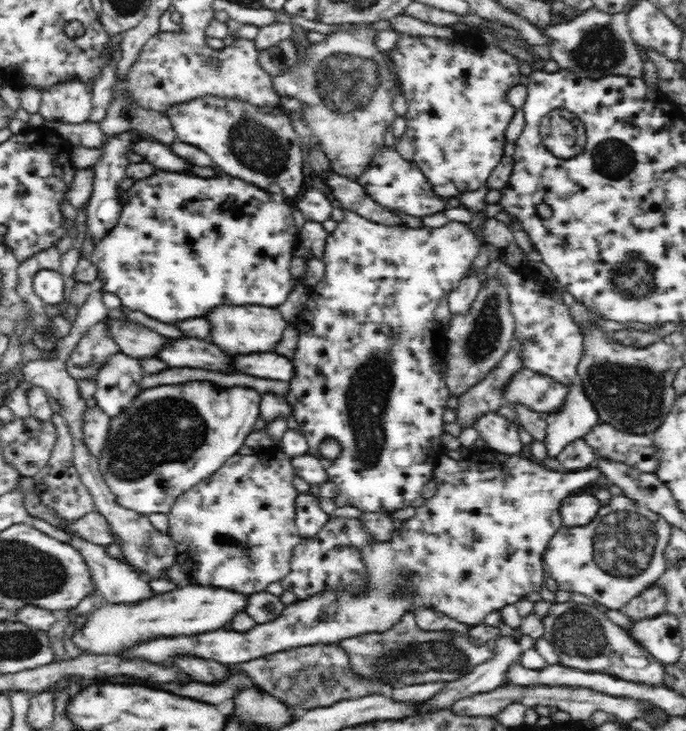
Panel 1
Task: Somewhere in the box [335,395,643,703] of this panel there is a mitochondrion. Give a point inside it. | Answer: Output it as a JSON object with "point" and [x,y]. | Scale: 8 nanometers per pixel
{"point":[409,658]}

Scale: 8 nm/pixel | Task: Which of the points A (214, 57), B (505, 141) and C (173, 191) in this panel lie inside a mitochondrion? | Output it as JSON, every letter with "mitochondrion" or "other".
{"A":"other","B":"other","C":"other"}

